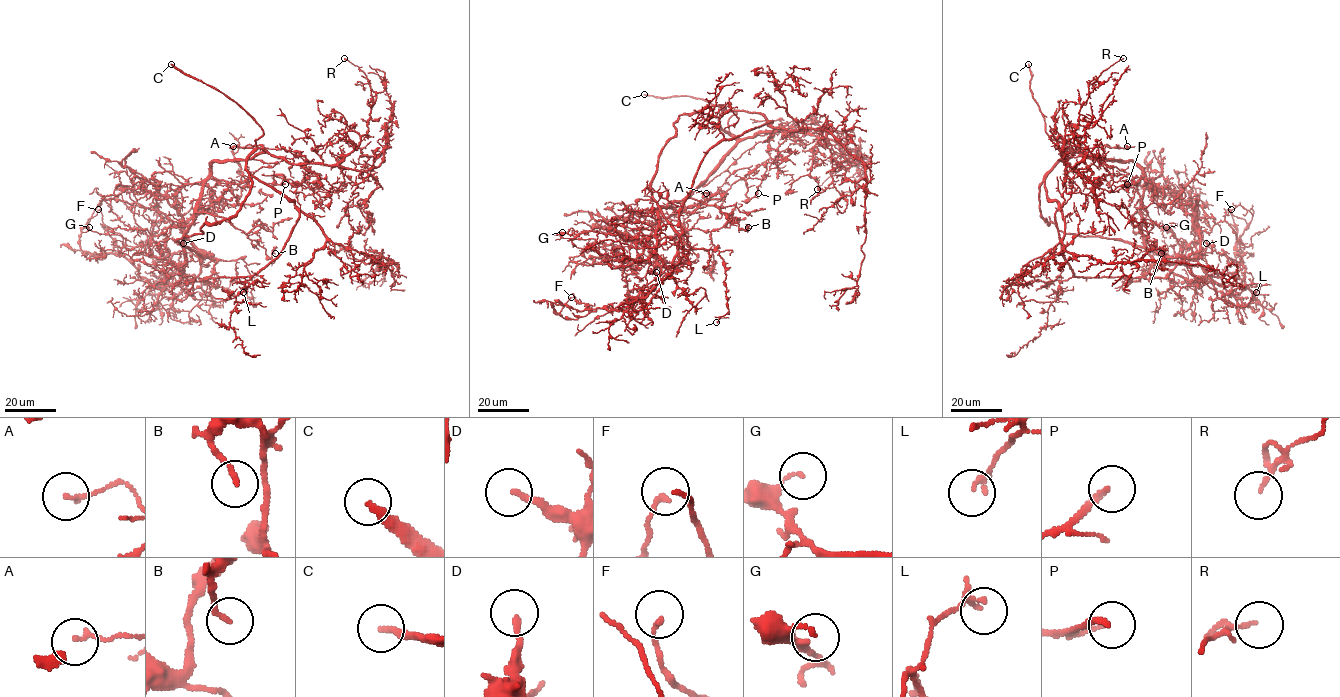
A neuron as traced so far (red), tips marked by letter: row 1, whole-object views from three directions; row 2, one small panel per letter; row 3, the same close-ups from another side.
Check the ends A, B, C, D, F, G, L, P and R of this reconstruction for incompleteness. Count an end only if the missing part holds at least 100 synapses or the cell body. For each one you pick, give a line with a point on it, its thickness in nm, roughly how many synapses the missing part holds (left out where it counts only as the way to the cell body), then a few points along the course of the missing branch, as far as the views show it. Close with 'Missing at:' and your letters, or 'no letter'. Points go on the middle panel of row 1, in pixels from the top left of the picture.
C: place (644, 94); calibre 240 nm; course (644, 94), (636, 99), (595, 101), (566, 94)
Missing at: C

